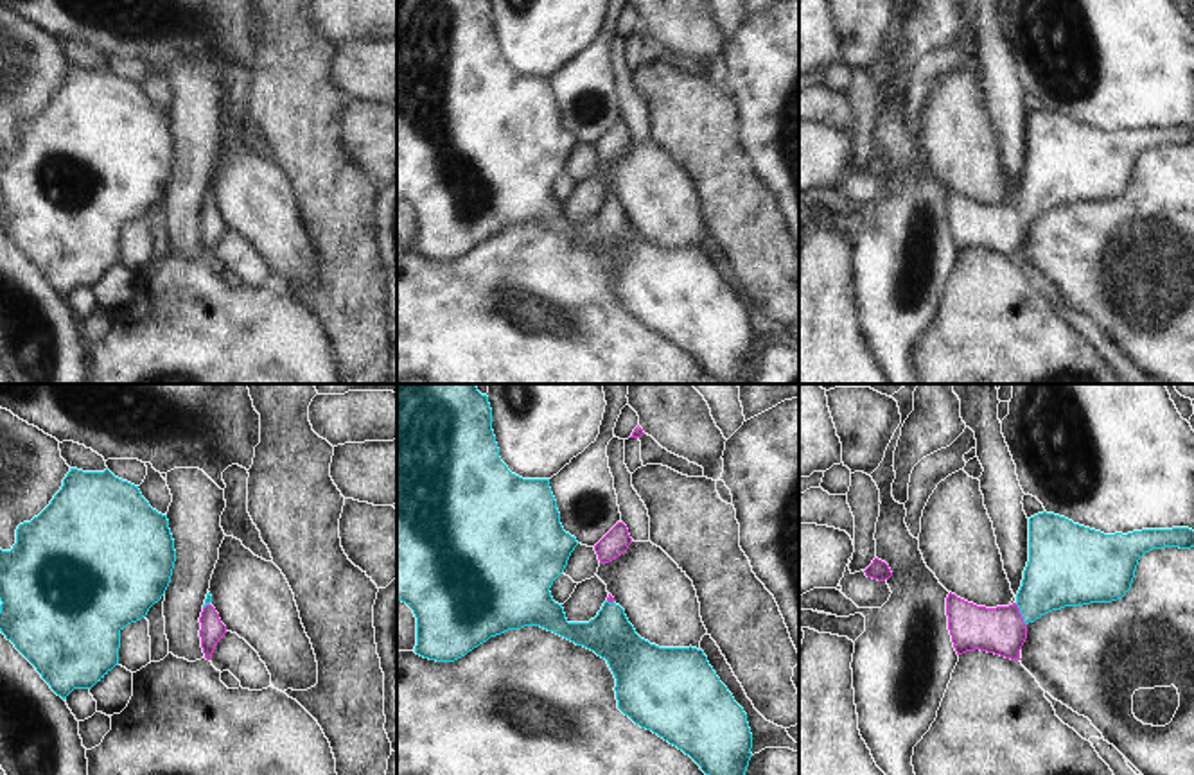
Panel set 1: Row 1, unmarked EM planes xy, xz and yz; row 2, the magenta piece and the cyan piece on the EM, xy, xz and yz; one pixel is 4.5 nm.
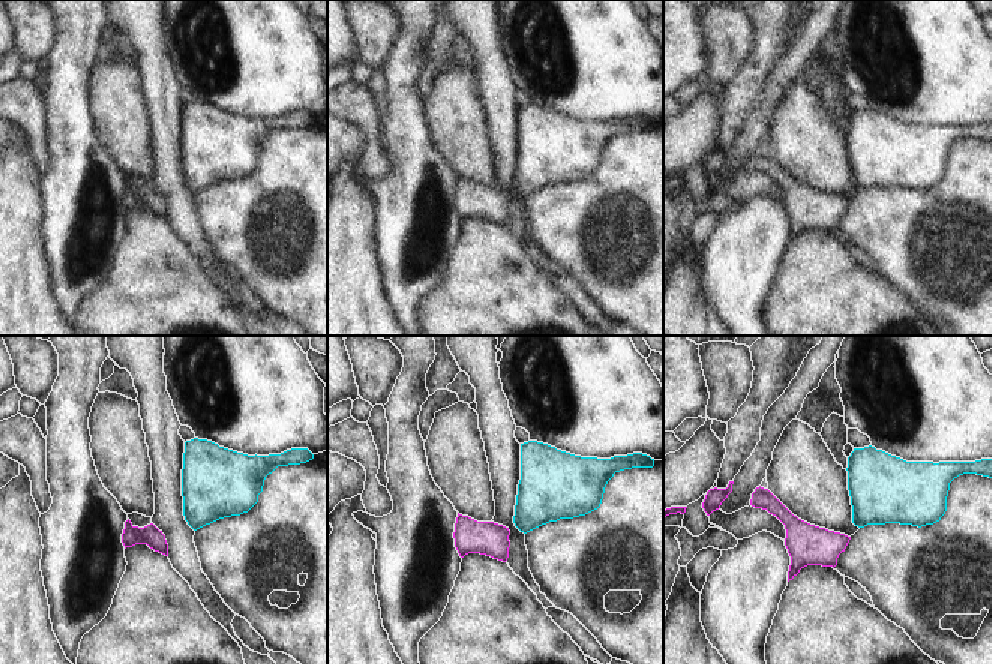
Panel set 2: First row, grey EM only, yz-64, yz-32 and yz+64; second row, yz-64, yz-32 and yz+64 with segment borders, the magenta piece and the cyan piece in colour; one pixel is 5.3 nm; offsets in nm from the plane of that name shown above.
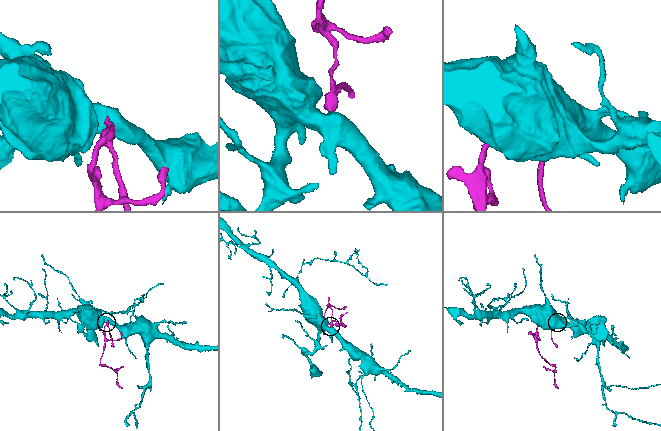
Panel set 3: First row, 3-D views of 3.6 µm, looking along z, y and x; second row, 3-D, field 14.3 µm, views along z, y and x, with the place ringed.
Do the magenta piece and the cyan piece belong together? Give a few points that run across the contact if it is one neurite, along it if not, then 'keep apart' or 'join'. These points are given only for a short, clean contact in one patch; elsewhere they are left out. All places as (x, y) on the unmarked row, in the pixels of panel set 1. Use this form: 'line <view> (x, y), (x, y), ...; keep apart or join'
line yz (1000, 228), (1020, 212), (1058, 173); join

